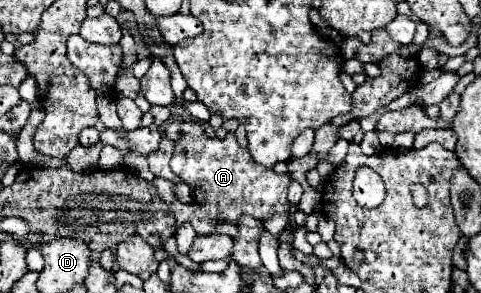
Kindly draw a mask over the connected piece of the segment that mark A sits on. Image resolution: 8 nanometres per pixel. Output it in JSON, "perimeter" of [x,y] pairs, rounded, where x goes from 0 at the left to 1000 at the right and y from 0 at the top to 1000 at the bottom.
{"perimeter":[[[376,413],[372,481],[364,481],[364,522],[356,577],[380,625],[397,638],[397,693],[376,693],[364,666],[364,625],[318,611],[331,672],[351,700],[364,741],[364,775],[397,761],[414,802],[439,802],[459,761],[493,768],[505,734],[522,734],[538,754],[563,741],[601,741],[597,638],[605,590],[572,590],[526,549],[526,536],[493,488],[489,454],[472,454],[468,474],[430,468],[418,413]]]}

